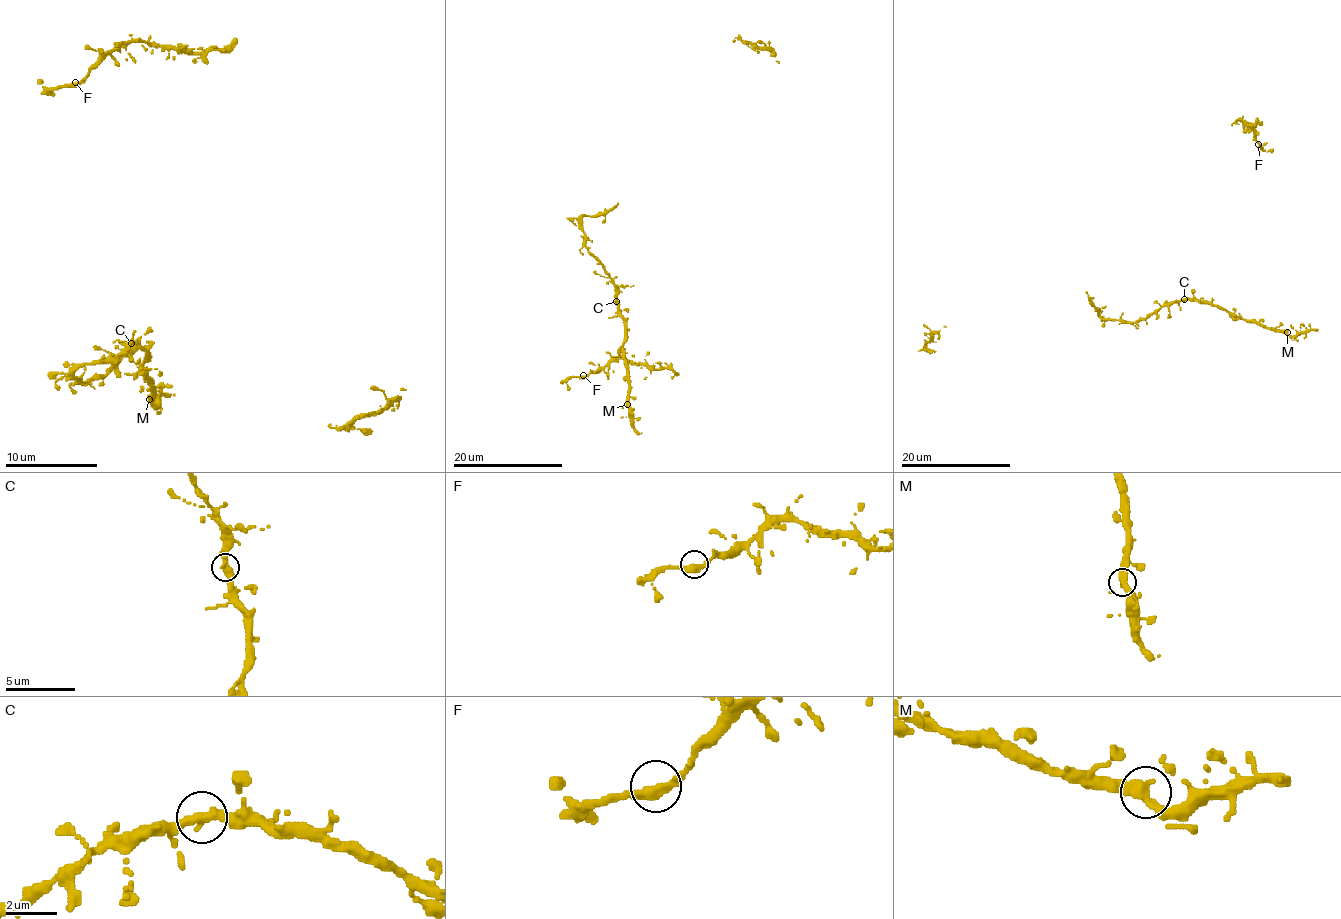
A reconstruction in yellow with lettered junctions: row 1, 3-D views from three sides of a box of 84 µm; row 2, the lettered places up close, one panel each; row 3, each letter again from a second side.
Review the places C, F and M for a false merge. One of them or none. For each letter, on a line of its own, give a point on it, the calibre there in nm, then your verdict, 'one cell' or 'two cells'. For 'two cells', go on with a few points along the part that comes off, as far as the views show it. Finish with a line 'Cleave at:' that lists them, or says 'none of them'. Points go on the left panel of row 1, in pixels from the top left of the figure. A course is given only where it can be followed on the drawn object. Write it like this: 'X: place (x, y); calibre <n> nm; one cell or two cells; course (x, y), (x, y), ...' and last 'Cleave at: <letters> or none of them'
C: place (131, 343); calibre 400 nm; one cell
F: place (75, 82); calibre 400 nm; one cell
M: place (149, 399); calibre 400 nm; one cell
Cleave at: none of them

